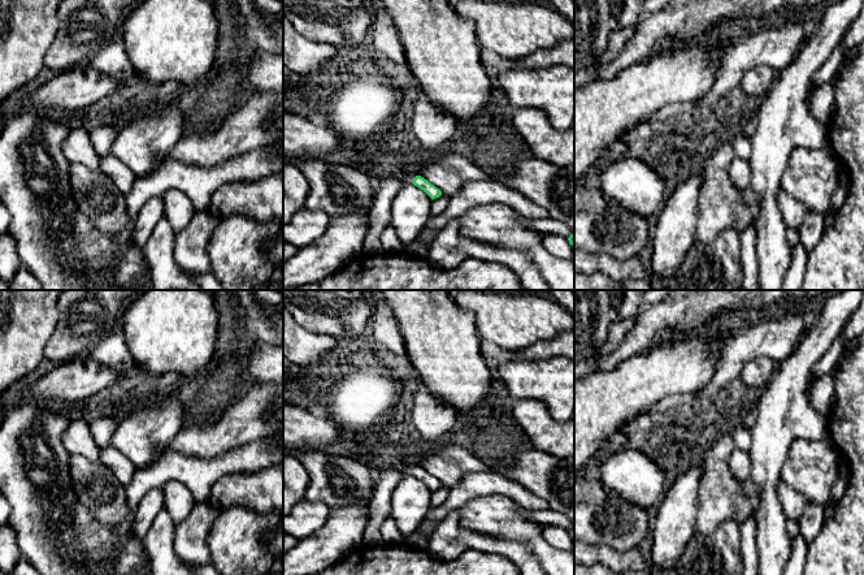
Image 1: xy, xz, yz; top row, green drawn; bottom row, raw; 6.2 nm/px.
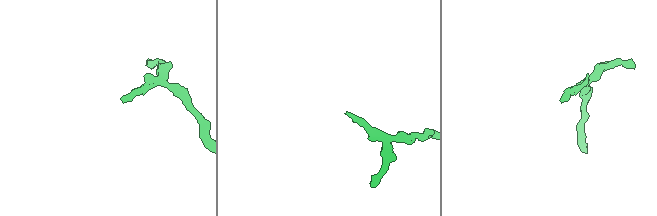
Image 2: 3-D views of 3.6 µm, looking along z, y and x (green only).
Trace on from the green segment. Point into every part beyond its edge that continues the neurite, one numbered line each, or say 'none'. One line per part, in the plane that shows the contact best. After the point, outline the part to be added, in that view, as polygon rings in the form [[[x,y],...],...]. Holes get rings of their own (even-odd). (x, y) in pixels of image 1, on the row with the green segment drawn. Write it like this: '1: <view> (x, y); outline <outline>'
1: xz (403, 176); outline [[[399,170],[395,173],[395,177],[398,177],[401,182],[409,182],[412,183],[413,180],[416,178],[416,174],[404,172],[404,170]]]

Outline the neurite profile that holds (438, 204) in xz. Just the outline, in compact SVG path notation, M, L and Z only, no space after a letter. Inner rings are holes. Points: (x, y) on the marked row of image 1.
M442 193L439 198L431 200L431 216L440 215L448 206L450 198Z

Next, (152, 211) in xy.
M153 196L140 208L134 226L134 243L143 247L149 239L155 226L164 219L164 203L161 196Z

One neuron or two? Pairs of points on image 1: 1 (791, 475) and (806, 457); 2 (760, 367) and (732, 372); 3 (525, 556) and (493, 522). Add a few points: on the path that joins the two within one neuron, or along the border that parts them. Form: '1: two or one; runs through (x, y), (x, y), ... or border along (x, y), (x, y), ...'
1: one; runs through (795, 471), (806, 461)
2: two; border along (768, 357), (752, 358), (742, 368), (738, 377)
3: two; border along (481, 532), (489, 536), (519, 540), (535, 558)

